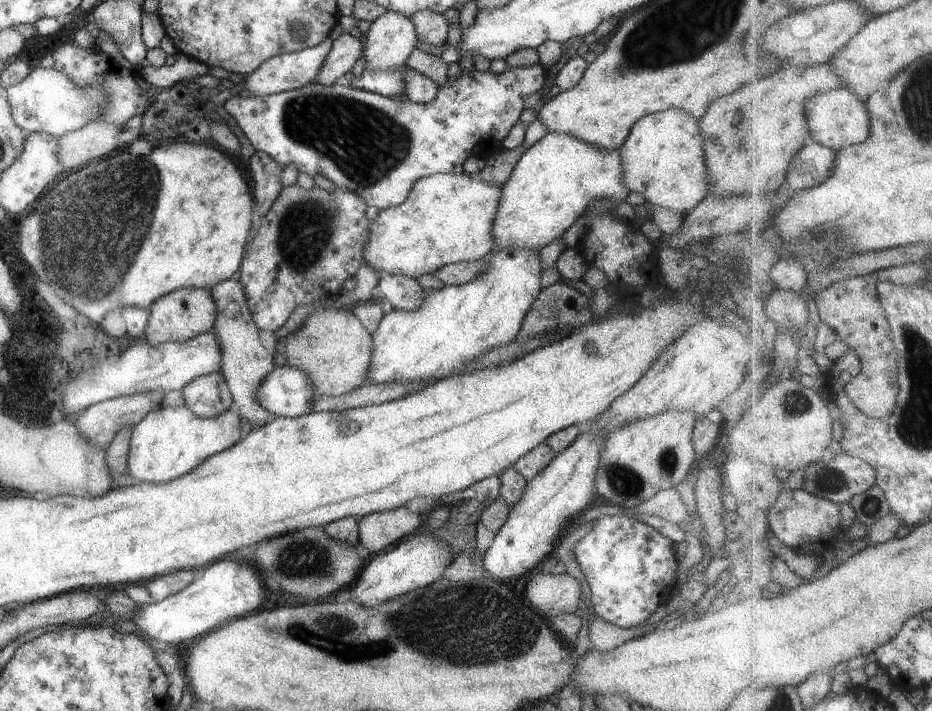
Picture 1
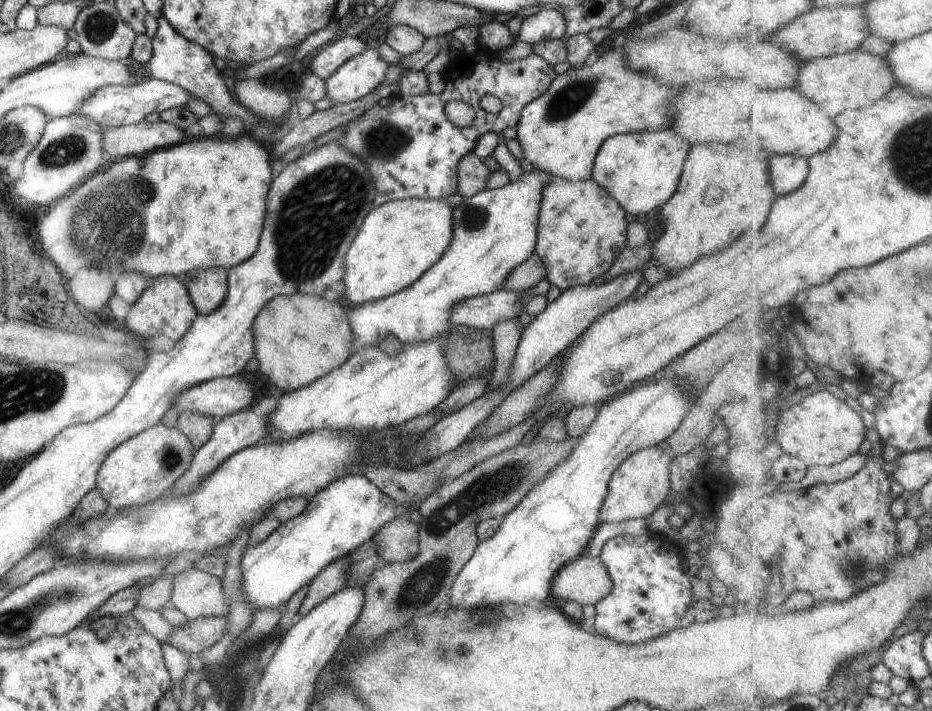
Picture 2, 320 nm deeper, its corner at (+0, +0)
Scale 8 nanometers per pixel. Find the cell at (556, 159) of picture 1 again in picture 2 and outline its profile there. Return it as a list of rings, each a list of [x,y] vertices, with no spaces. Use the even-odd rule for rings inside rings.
[[[540,169],[523,173],[515,182],[509,182],[500,188],[483,189],[473,196],[465,197],[451,211],[452,235],[443,254],[423,274],[405,288],[383,298],[355,305],[346,312],[348,327],[351,329],[351,354],[358,348],[375,347],[380,337],[393,335],[403,345],[416,345],[430,341],[450,330],[450,309],[465,299],[478,297],[503,289],[502,283],[518,264],[534,253],[536,241],[536,218],[542,186],[549,175]]]

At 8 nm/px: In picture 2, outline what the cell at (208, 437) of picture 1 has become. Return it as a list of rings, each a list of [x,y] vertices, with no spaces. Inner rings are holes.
[[[157,422],[126,438],[104,456],[95,475],[94,487],[110,511],[119,512],[126,507],[144,505],[167,492],[172,482],[190,465],[194,452],[182,432]]]

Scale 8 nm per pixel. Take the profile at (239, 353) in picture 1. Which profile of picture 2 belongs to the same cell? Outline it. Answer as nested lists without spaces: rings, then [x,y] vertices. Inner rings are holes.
[[[223,267],[191,269],[180,278],[197,313],[219,306],[227,290],[227,270]]]

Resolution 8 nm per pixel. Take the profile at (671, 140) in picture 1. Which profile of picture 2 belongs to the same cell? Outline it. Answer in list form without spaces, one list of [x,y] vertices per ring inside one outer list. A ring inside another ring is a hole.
[[[670,128],[613,135],[599,145],[590,179],[603,187],[625,213],[649,216],[675,192],[690,147]]]

